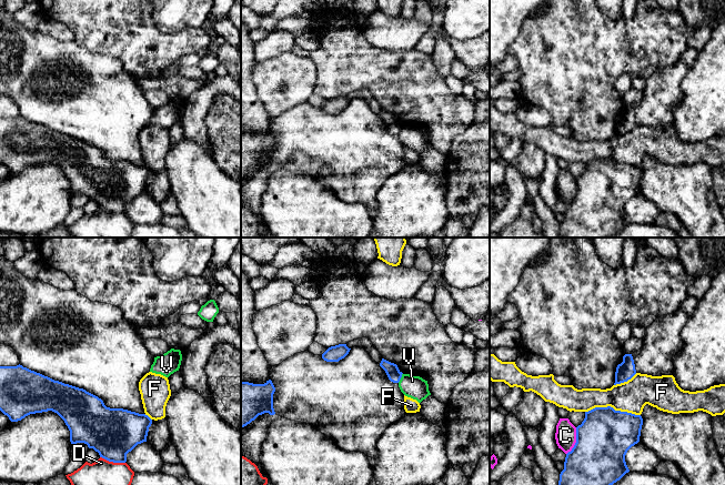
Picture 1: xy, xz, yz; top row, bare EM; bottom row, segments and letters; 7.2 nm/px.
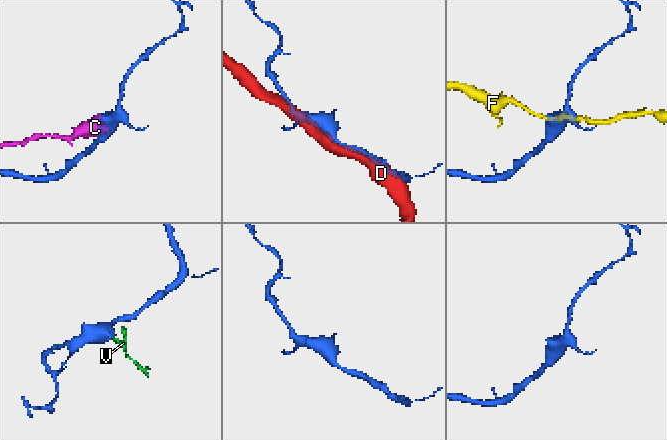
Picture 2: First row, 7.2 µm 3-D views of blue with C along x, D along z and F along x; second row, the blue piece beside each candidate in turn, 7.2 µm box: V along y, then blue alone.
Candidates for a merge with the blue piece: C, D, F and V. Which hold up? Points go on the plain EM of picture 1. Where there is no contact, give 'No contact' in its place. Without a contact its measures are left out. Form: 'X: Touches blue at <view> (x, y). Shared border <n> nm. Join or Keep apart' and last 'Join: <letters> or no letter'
C: Touches blue at yz (576, 192). Shared border 220 nm. Keep apart
D: Touches blue at xy (112, 212). Shared border 190 nm. Keep apart
F: Touches blue at yz (612, 159). Shared border 400 nm. Keep apart
V: Touches blue at xz (401, 128). Shared border 80 nm. Keep apart
Join: no letter

